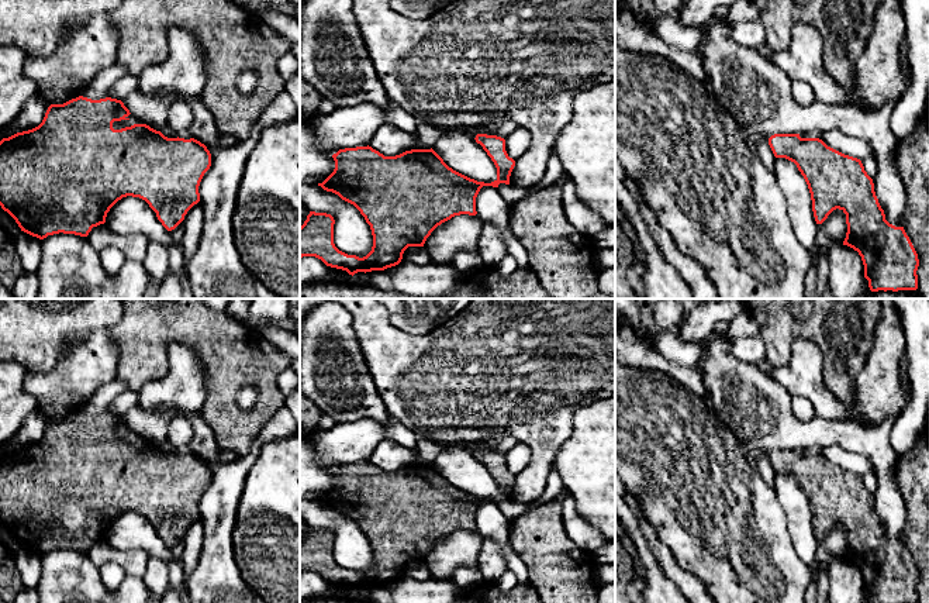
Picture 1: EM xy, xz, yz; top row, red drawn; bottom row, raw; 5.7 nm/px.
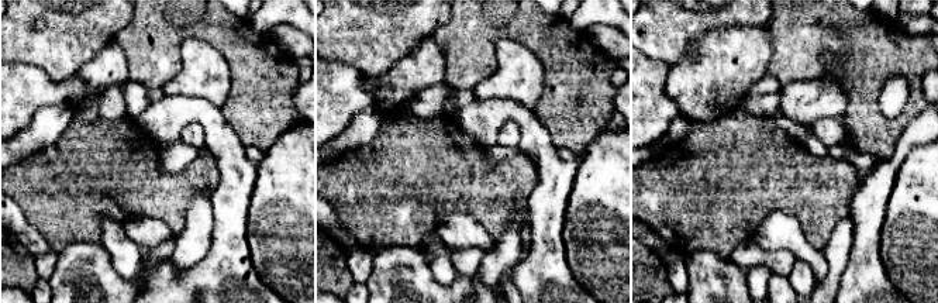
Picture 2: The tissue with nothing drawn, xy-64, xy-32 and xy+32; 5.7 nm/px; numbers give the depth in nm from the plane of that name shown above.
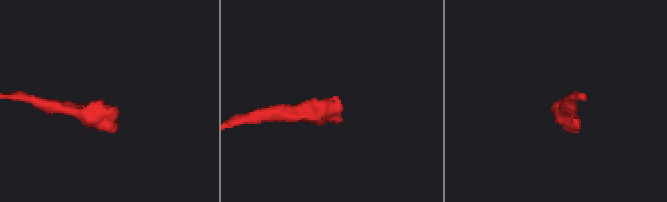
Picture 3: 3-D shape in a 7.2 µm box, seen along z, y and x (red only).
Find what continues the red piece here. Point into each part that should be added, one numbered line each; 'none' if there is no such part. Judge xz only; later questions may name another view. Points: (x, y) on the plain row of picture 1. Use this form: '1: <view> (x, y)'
none

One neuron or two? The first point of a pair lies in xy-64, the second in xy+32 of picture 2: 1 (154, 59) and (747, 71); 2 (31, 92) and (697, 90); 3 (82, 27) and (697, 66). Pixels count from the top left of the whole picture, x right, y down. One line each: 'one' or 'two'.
1: two
2: two
3: two

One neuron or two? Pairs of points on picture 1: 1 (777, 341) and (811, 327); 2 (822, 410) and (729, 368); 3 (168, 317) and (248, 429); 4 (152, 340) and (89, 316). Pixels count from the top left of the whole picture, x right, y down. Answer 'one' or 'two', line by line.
1: one
2: two
3: one
4: two

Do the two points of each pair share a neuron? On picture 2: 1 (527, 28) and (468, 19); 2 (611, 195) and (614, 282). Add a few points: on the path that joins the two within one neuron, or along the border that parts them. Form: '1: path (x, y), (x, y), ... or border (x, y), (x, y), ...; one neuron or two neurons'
1: path (513, 19), (482, 19); one neuron
2: path (585, 203), (576, 212), (576, 236), (596, 255); one neuron

